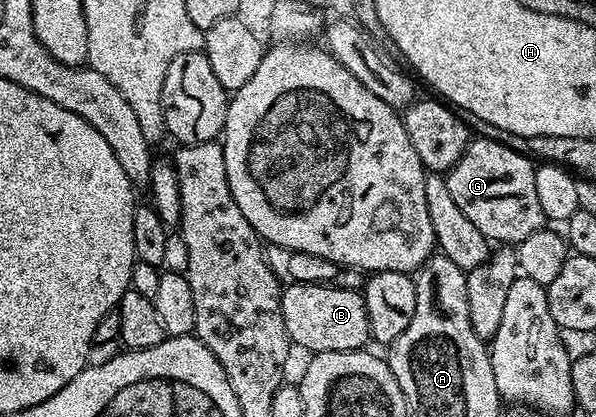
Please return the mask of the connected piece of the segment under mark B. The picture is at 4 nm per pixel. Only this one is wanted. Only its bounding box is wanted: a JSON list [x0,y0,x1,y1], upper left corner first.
[282,284,371,354]

